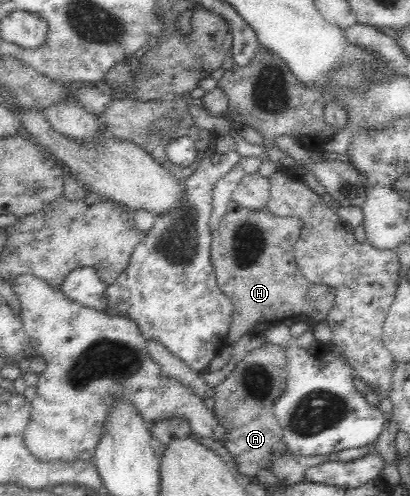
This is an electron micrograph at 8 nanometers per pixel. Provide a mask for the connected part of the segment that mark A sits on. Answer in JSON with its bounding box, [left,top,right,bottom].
[212,342,290,478]

